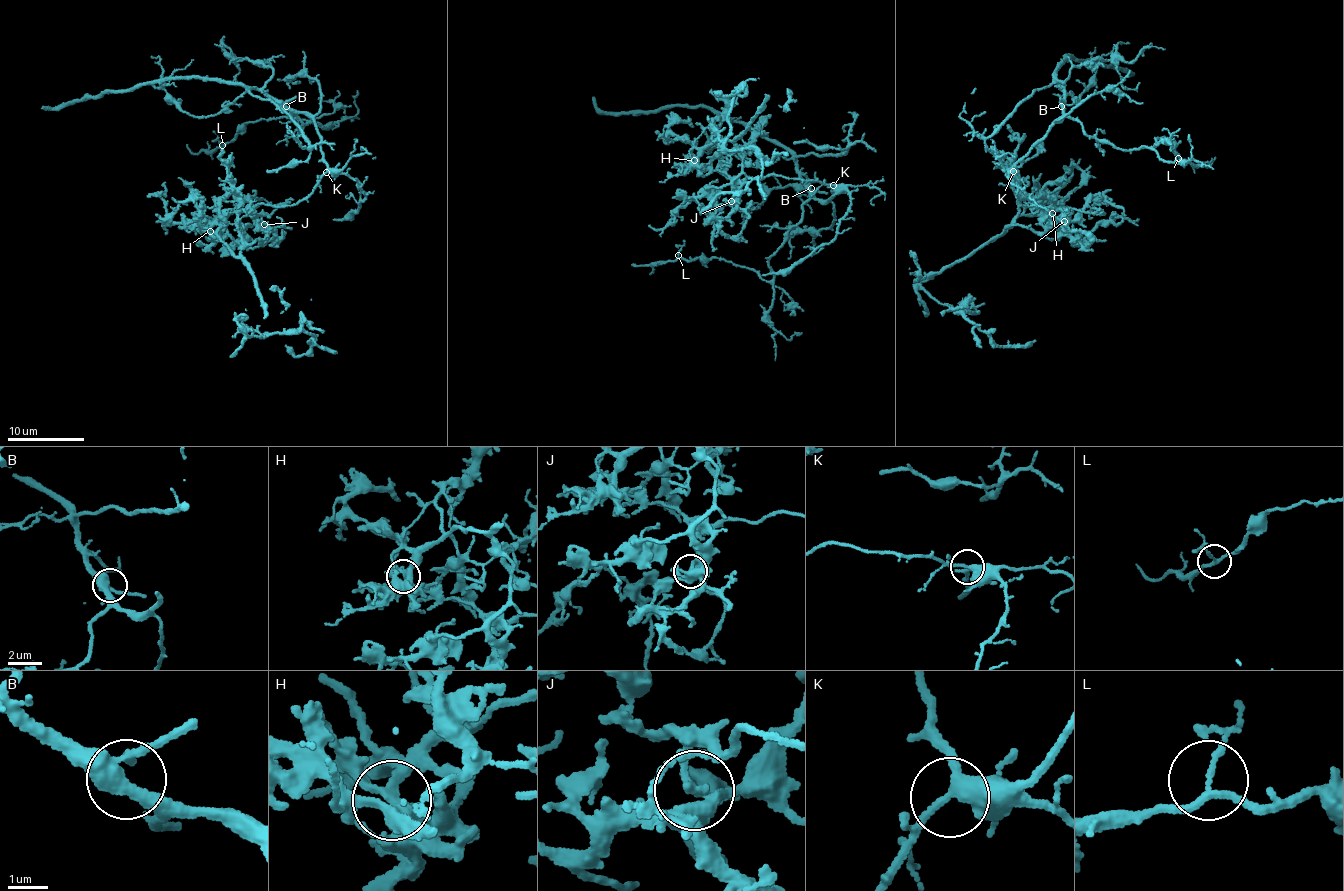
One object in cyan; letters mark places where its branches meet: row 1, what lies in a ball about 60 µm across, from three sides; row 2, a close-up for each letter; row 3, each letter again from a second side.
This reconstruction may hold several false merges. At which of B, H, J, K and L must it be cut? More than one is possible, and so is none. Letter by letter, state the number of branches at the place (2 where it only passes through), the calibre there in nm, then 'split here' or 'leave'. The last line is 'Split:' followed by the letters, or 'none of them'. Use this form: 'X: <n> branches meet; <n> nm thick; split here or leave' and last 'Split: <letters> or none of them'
B: 4 branches meet; 380 nm thick; leave
H: 4 branches meet; 300 nm thick; leave
J: 3 branches meet; 280 nm thick; split here
K: 3 branches meet; 320 nm thick; leave
L: 3 branches meet; 140 nm thick; leave
Split: J

